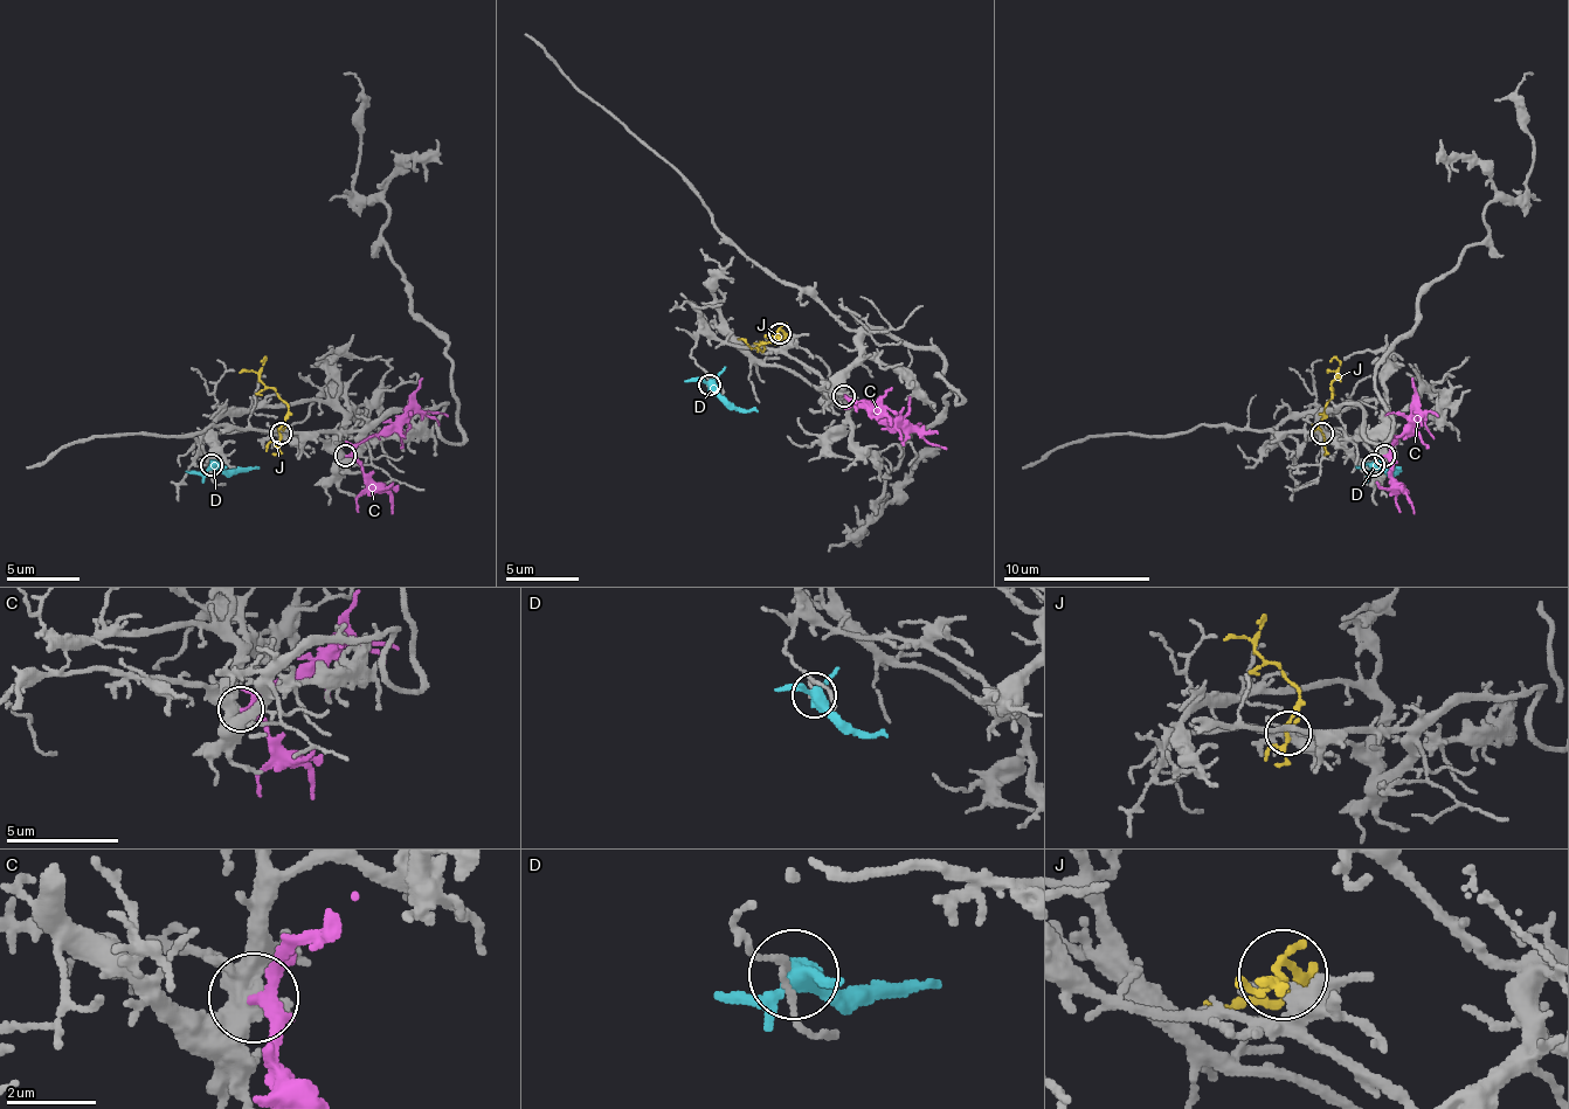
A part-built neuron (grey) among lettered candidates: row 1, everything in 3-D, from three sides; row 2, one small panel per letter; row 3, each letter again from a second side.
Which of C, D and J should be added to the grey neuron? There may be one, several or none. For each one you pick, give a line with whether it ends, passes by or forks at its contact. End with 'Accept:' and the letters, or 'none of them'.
C: it passes by
Accept: C

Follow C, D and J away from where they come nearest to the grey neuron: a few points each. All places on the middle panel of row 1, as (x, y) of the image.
C: (844, 396), (882, 418), (896, 418), (947, 448)
D: (709, 386), (727, 404), (757, 411)
J: (779, 334), (786, 334), (753, 348), (738, 338)

